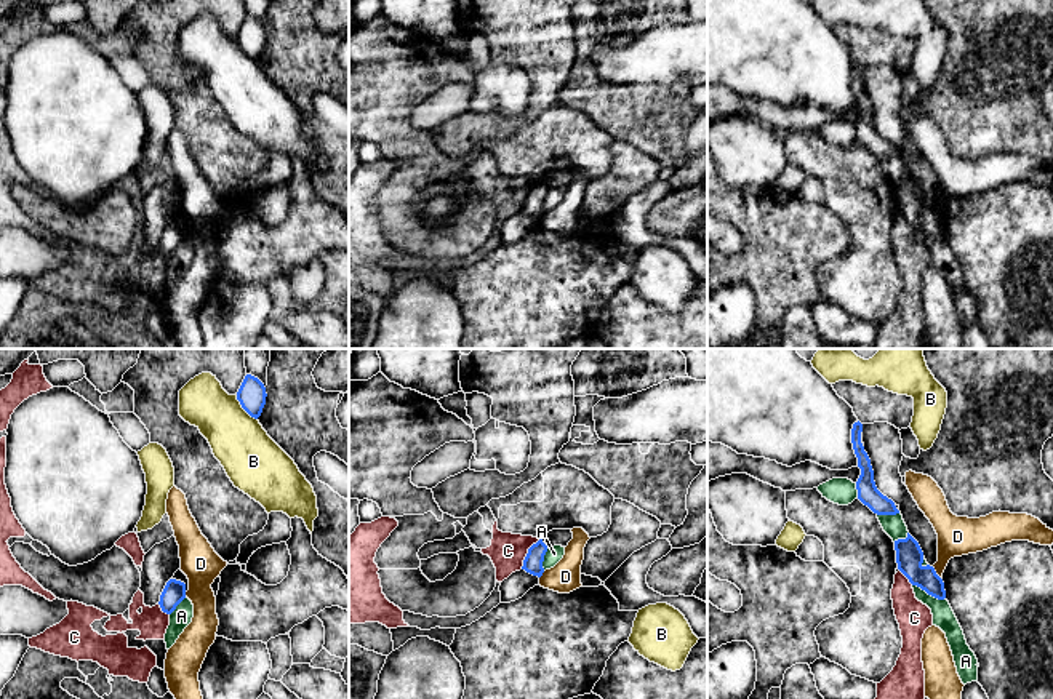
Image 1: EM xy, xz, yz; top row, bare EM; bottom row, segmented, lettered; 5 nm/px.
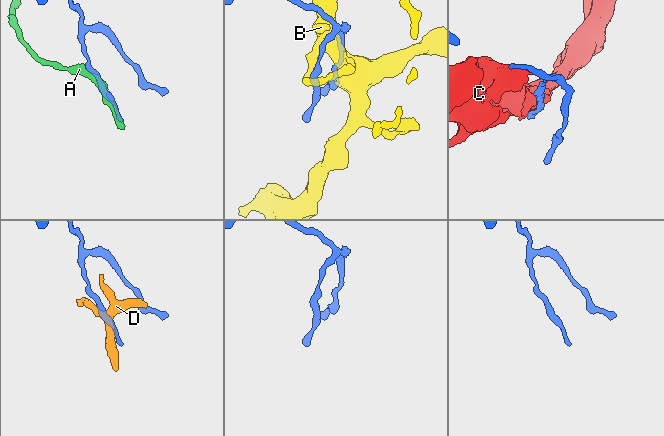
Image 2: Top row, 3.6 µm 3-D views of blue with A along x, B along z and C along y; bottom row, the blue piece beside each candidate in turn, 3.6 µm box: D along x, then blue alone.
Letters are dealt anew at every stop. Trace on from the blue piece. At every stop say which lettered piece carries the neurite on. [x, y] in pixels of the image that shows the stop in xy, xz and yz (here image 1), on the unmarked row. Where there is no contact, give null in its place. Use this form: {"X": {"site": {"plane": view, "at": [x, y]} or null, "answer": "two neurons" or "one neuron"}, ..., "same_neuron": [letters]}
{"A": {"site": {"plane": "yz", "at": [928, 235]}, "answer": "two neurons"}, "B": {"site": {"plane": "xy", "at": [244, 50]}, "answer": "two neurons"}, "C": {"site": {"plane": "xz", "at": [527, 195]}, "answer": "two neurons"}, "D": {"site": {"plane": "yz", "at": [935, 215]}, "answer": "two neurons"}, "same_neuron": []}

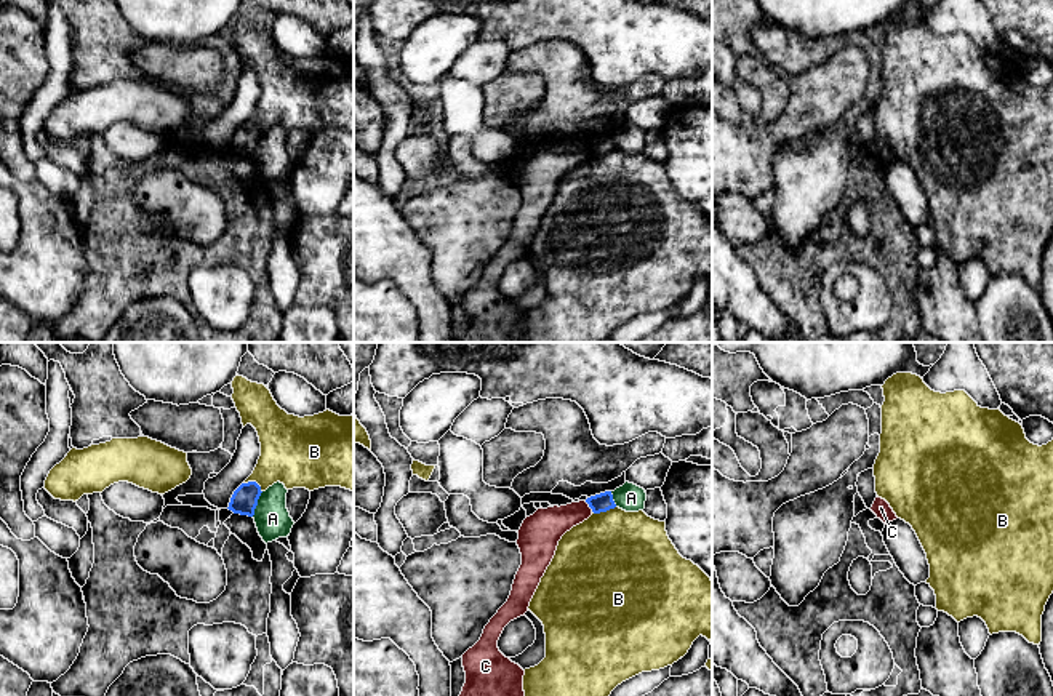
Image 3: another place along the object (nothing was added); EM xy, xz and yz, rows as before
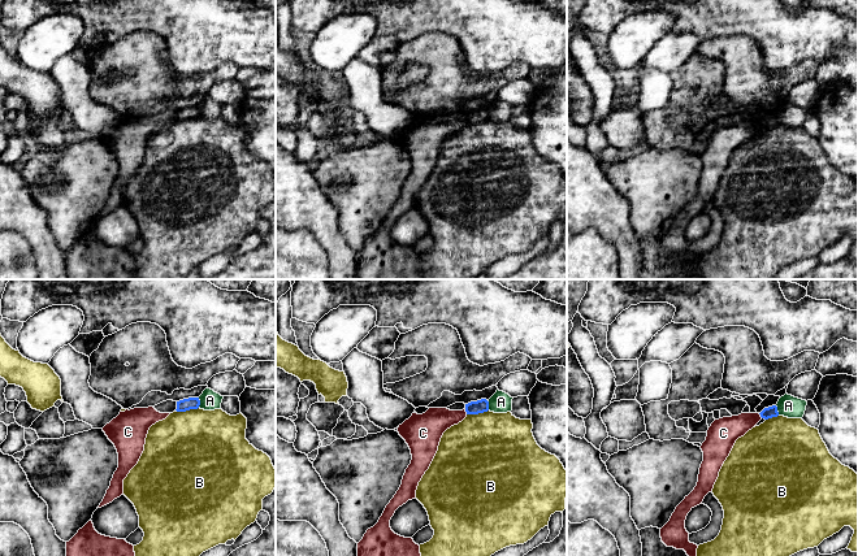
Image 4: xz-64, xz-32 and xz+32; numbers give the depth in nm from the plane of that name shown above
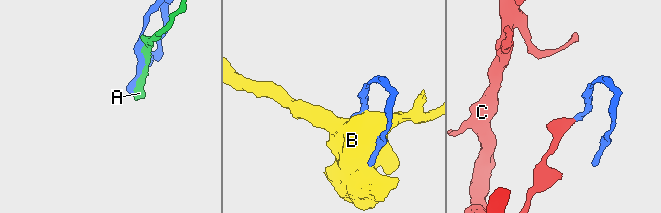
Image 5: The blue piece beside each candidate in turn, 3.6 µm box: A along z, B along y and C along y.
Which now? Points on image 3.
{"A": {"site": {"plane": "xy", "at": [256, 146]}, "answer": "two neurons"}, "B": {"site": {"plane": "xz", "at": [604, 152]}, "answer": "two neurons"}, "C": {"site": {"plane": "xz", "at": [589, 148]}, "answer": "two neurons"}, "same_neuron": []}

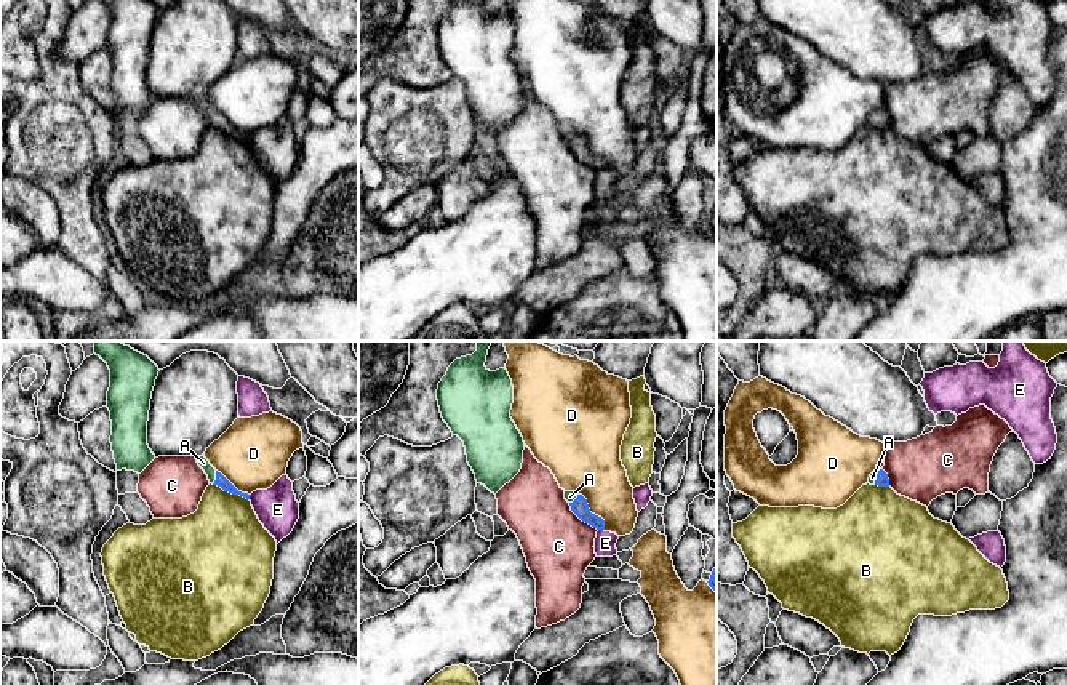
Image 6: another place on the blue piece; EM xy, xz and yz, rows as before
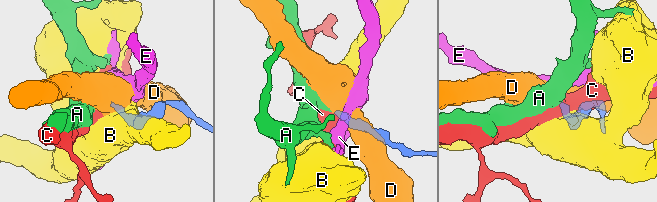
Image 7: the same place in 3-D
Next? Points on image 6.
{"A": {"site": {"plane": "xy", "at": [216, 119]}, "answer": "one neuron"}, "B": {"site": {"plane": "xy", "at": [231, 133]}, "answer": "two neurons"}, "C": {"site": {"plane": "xz", "at": [581, 160]}, "answer": "two neurons"}, "D": {"site": {"plane": "xz", "at": [591, 154]}, "answer": "two neurons"}, "E": {"site": {"plane": "xz", "at": [602, 170]}, "answer": "two neurons"}, "same_neuron": ["A"]}

